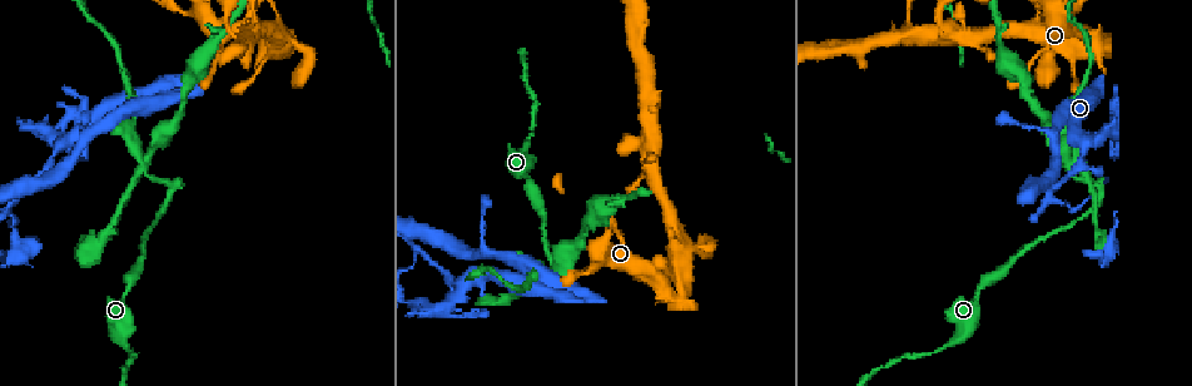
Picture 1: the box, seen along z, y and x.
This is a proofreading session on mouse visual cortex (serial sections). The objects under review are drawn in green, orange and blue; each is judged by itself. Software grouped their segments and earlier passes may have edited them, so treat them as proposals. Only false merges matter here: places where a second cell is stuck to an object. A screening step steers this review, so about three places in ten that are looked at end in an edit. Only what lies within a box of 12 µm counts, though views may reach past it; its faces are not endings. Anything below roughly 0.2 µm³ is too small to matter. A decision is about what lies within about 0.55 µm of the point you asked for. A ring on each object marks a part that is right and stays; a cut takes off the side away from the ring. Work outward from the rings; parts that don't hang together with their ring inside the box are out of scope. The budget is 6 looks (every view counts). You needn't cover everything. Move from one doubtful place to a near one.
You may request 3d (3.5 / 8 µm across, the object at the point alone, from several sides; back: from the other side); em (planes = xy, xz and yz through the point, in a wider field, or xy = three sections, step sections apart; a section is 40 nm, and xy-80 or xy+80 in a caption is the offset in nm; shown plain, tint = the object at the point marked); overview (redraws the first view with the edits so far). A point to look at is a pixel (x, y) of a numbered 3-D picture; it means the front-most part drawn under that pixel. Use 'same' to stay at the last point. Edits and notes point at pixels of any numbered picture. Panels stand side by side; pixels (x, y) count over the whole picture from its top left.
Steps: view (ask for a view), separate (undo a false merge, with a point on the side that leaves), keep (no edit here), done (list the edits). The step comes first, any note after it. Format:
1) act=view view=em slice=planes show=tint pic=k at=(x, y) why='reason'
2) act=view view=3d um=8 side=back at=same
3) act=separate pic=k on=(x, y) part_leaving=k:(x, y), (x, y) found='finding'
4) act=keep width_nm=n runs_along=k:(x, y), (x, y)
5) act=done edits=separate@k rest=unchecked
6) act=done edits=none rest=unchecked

act=view view=3d um=3.5 pic=1 at=(1083, 139) why='arms part here'

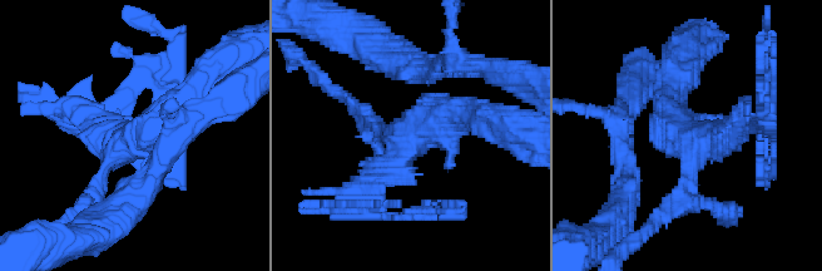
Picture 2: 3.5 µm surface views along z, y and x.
act=view view=em slice=xy step=5 show=tint pic=2 at=(690, 142)

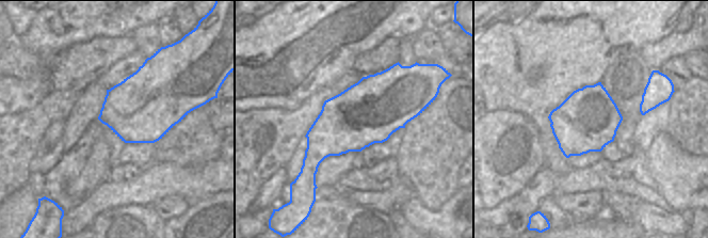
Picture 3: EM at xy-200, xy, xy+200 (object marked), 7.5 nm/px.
act=view view=em slice=planes show=tint at=same why='cut it another way'

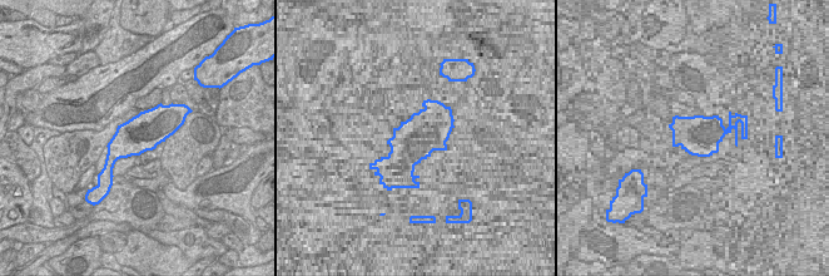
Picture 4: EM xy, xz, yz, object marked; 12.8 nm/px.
act=separate pic=2 on=(384, 203) part_leaving=2:(401, 152), (375, 193), (425, 216) found='a second cell is stuck on'

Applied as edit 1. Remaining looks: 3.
act=view view=3d um=3.5 pic=1 at=(684, 299) why='sharp bend'

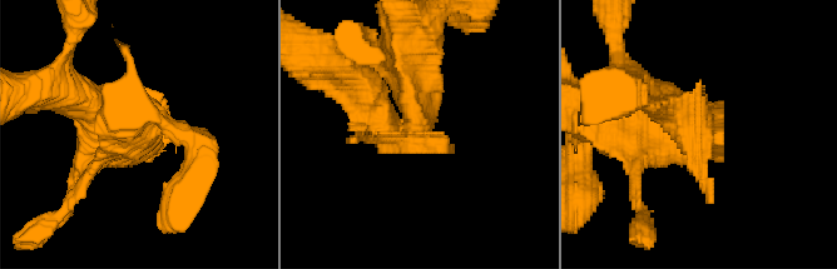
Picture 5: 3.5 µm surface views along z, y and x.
act=view view=em slice=xy step=5 show=tint pic=5 at=(414, 125) why='shape alone is not enough'

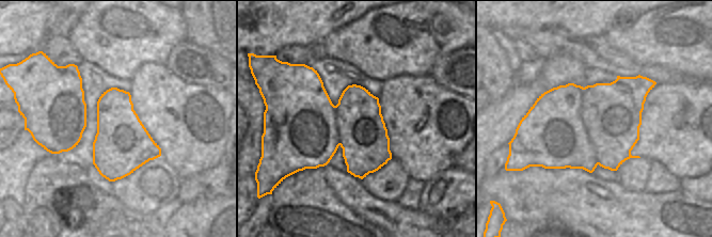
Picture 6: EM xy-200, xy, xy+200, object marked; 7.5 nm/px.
act=separate pic=5 on=(402, 61) part_leaving=5:(417, 124), (417, 85), (406, 24) found='two cells meet here'

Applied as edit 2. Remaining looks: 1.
act=done edits=separate@2,separate@5 rest=unchecked

